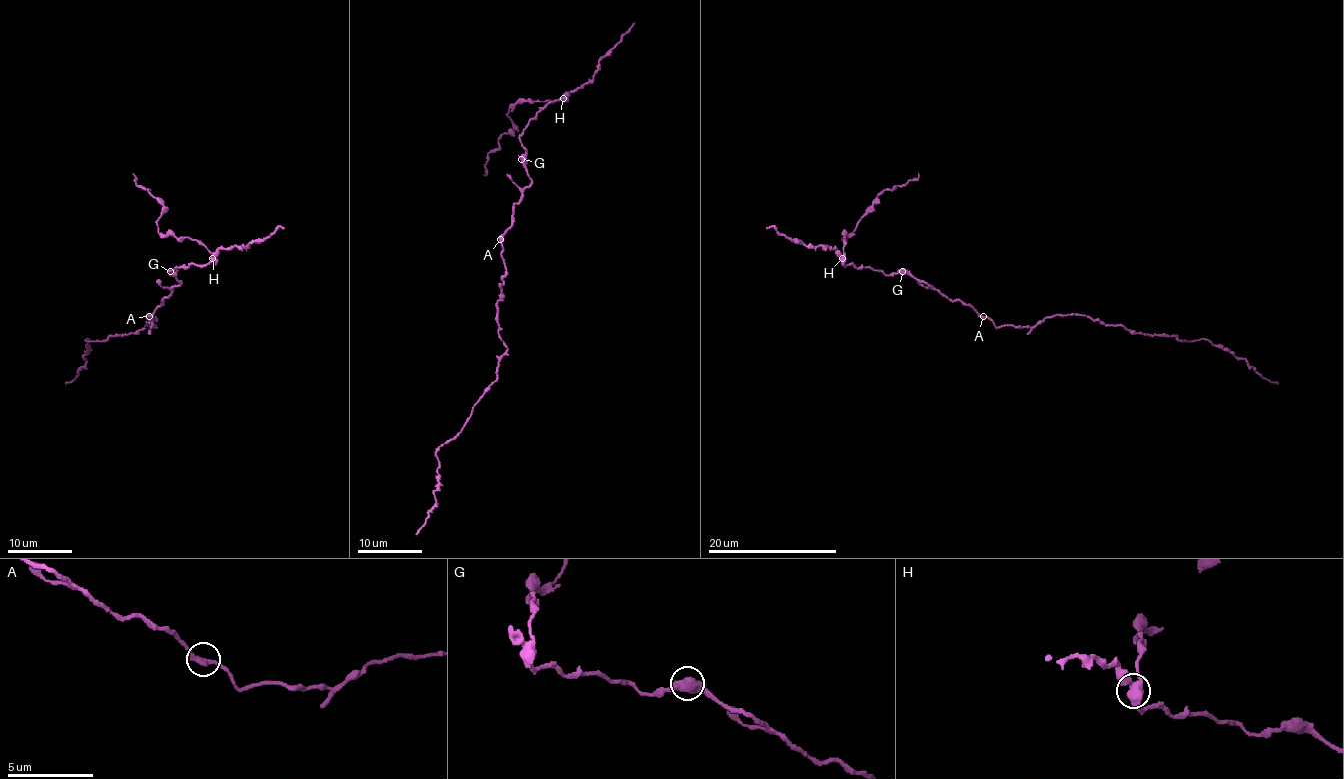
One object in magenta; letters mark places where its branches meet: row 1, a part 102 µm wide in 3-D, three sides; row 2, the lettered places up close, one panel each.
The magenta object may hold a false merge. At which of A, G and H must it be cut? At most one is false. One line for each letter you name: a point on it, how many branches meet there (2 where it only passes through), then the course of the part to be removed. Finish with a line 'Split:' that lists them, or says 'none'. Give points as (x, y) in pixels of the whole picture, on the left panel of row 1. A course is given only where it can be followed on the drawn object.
H: (212, 258) | 3 | (212, 258), (196, 240), (167, 235), (159, 231), (157, 219), (162, 205), (138, 186), (133, 173)
Split: H

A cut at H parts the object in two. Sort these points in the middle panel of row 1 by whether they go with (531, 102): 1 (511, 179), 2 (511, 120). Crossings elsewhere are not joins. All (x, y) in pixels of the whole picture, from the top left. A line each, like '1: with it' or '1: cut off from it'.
1: cut off from it
2: with it

